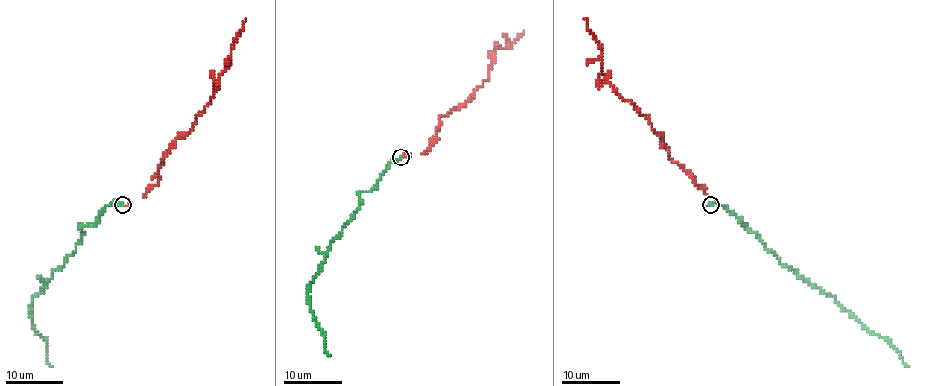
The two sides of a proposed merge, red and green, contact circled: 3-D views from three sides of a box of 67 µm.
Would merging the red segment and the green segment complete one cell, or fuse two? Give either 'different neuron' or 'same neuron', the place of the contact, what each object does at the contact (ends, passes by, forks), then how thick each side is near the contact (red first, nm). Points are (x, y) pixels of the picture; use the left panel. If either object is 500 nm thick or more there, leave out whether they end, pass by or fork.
same neuron; place (122, 205); red ends; green ends; calibres 140 and 220 nm

